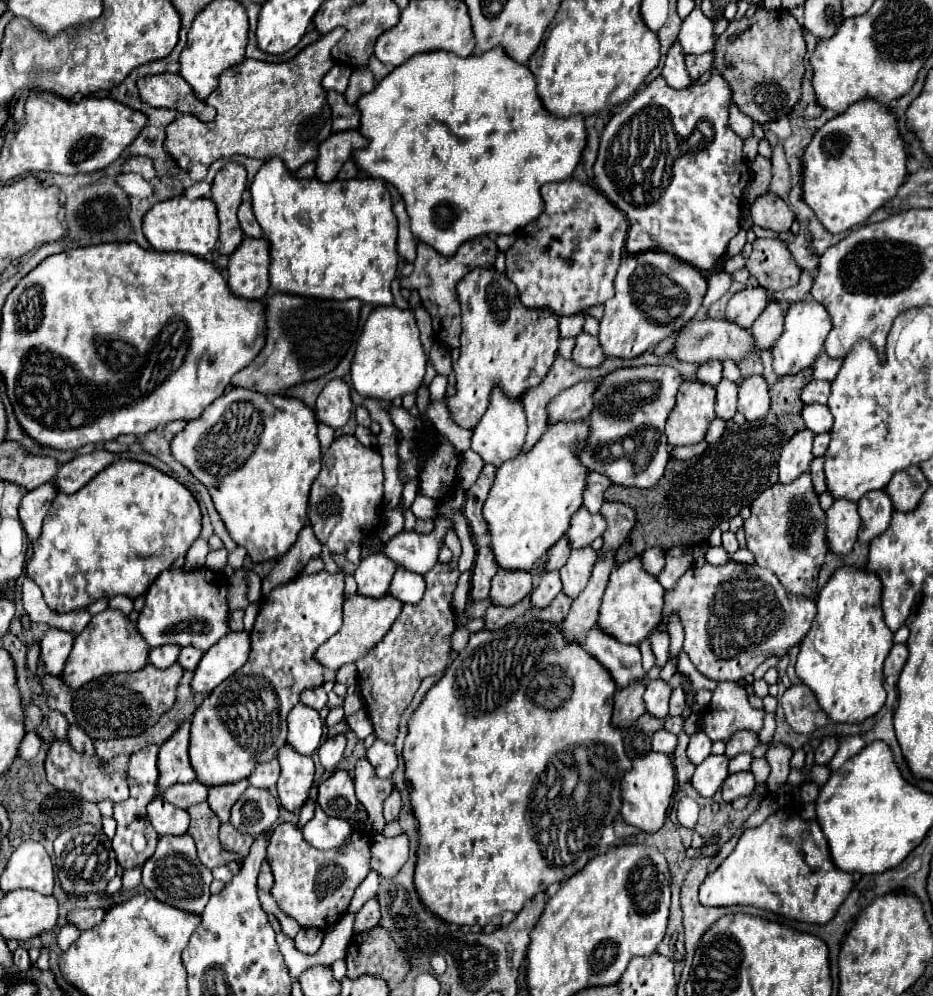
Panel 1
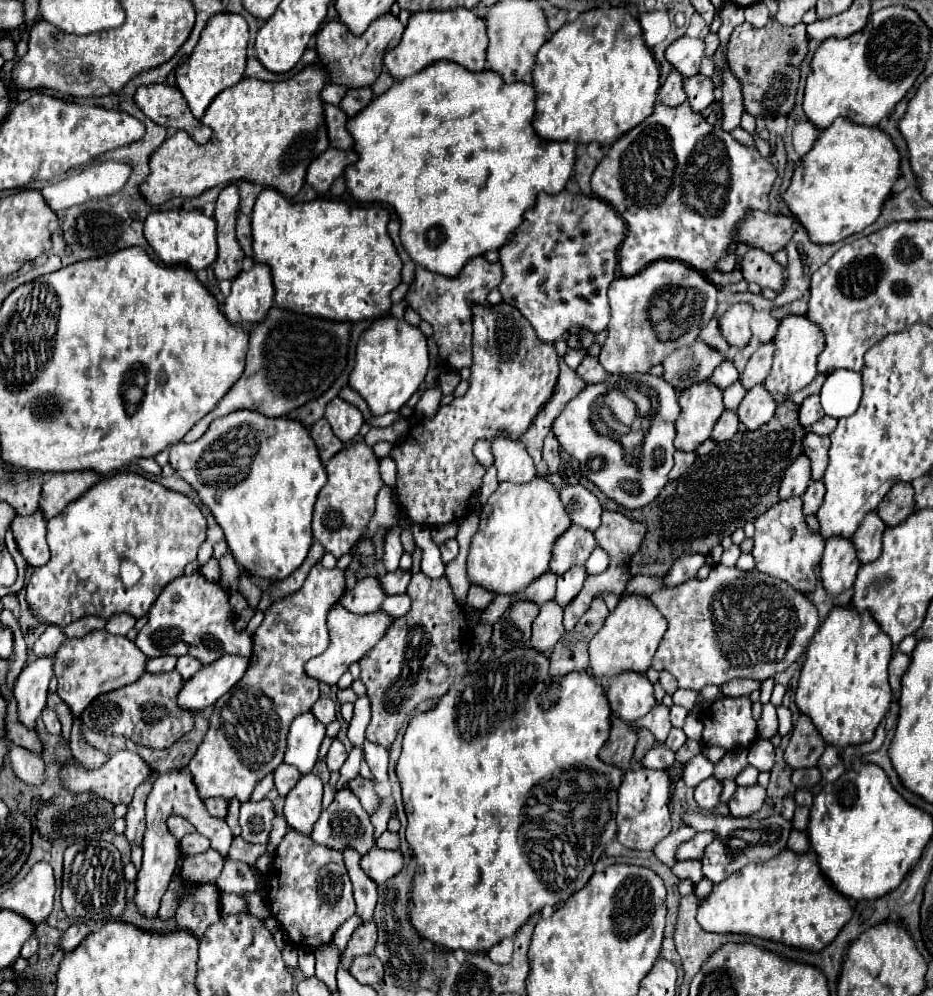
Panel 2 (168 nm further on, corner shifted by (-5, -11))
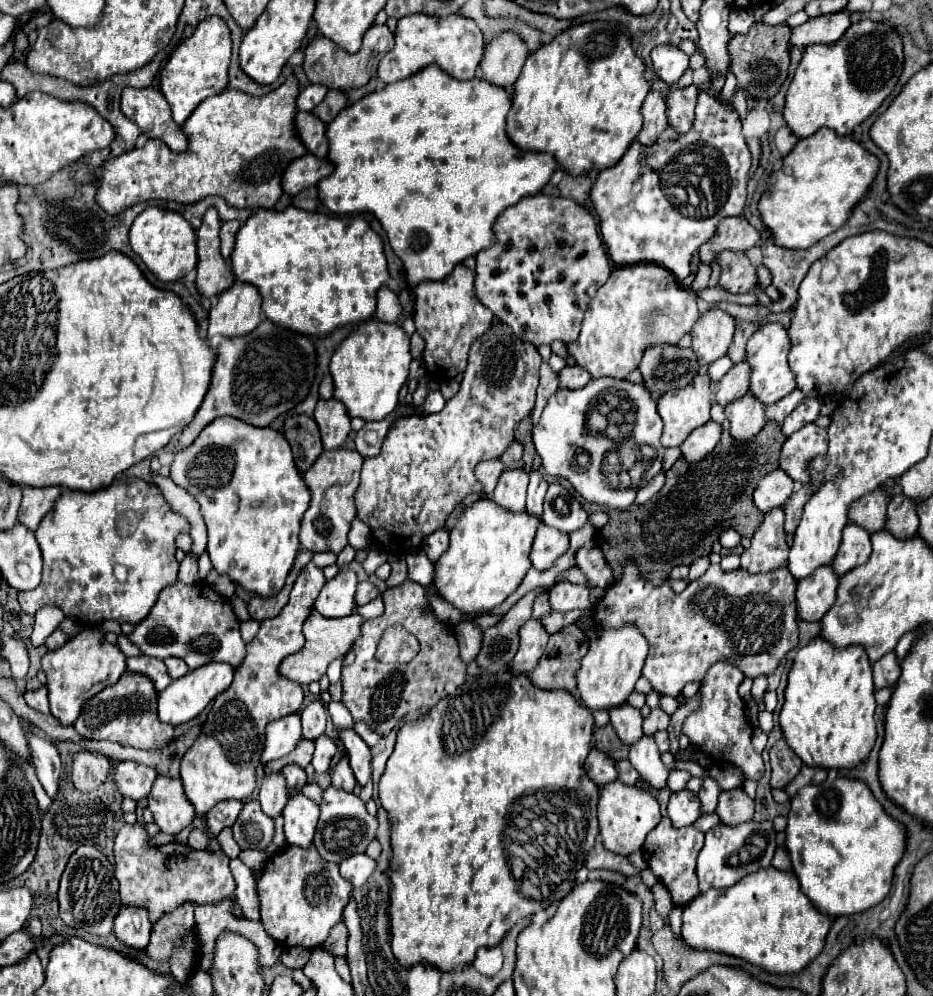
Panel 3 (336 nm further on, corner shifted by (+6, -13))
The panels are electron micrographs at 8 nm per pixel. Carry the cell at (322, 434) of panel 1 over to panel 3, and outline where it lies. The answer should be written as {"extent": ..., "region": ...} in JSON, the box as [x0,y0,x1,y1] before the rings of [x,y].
{"extent":[282,415,322,473],"region":[[[290,415],[284,421],[282,433],[292,447],[298,471],[304,473],[322,453],[322,441],[316,421],[310,415]]]}

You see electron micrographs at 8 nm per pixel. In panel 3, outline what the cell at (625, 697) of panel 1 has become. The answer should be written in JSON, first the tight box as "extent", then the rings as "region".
{"extent":[586,749,618,787],"region":[[[592,749],[586,757],[586,773],[598,787],[604,787],[606,783],[612,783],[618,777],[614,761],[598,749]]]}

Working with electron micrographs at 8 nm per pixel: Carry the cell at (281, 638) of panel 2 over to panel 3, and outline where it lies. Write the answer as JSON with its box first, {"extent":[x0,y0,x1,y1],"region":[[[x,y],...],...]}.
{"extent":[180,563,324,815],"region":[[[308,563],[298,575],[288,605],[274,619],[260,621],[260,631],[246,647],[246,659],[236,671],[232,685],[214,699],[202,735],[186,751],[180,777],[186,797],[196,807],[196,815],[206,815],[216,803],[238,799],[246,801],[256,785],[256,767],[264,751],[264,729],[270,721],[298,711],[302,705],[302,687],[278,675],[282,659],[304,645],[302,623],[312,611],[312,603],[324,585],[324,577],[314,563]]]}

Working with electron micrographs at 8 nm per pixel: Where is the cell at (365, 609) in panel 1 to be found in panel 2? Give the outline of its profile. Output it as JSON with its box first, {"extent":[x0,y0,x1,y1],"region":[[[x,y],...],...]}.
{"extent":[305,603,393,685],"region":[[[337,603],[329,611],[331,643],[323,655],[313,657],[309,663],[305,663],[305,673],[309,677],[315,677],[315,679],[329,683],[329,685],[337,683],[341,679],[341,675],[347,673],[351,663],[357,663],[369,649],[373,649],[373,645],[377,645],[377,641],[381,641],[381,637],[385,635],[385,629],[389,629],[391,623],[393,623],[393,619],[385,611],[375,611],[369,615],[355,615],[355,613],[347,611],[341,603]]]}

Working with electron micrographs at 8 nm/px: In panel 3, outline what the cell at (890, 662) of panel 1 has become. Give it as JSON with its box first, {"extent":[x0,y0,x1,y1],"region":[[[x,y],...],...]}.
{"extent":[874,653,900,689],"region":[[[888,653],[886,657],[878,659],[874,665],[874,687],[876,689],[884,689],[884,687],[890,687],[898,681],[900,677],[900,663],[896,659],[894,653]]]}

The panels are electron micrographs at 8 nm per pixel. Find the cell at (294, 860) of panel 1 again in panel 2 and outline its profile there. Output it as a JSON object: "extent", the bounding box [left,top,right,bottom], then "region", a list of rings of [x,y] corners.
{"extent":[271,829,355,947],"region":[[[289,829],[275,851],[273,869],[277,875],[277,893],[271,899],[271,911],[281,929],[297,947],[319,947],[331,943],[335,931],[355,913],[353,887],[341,855],[329,847],[315,845],[307,835]]]}

